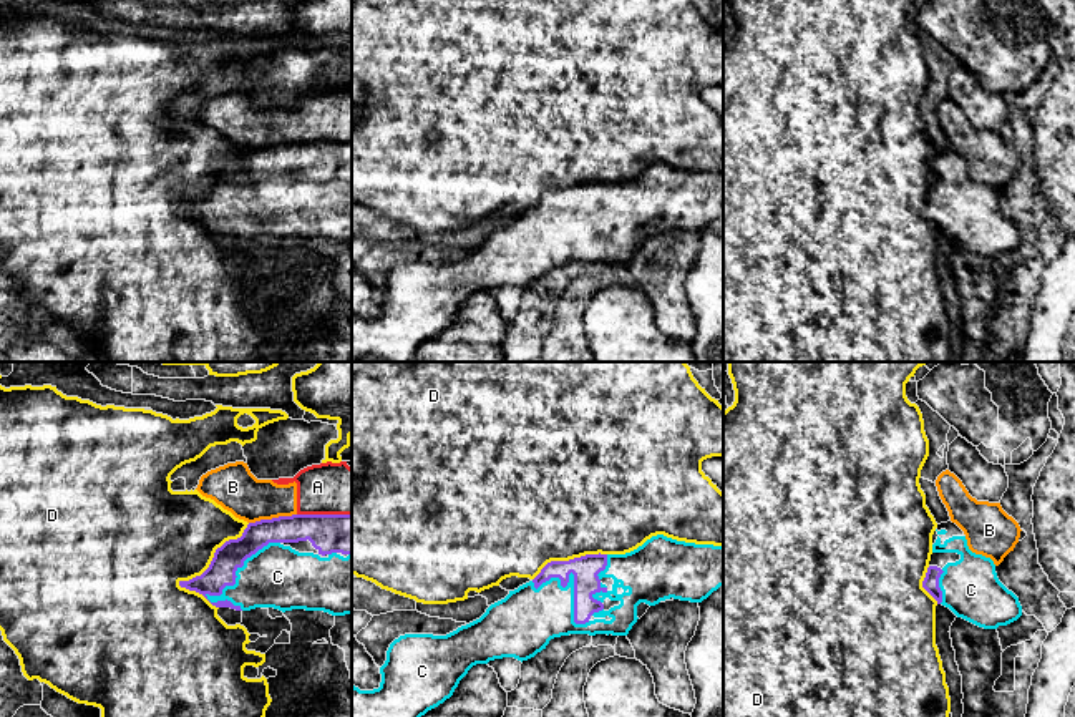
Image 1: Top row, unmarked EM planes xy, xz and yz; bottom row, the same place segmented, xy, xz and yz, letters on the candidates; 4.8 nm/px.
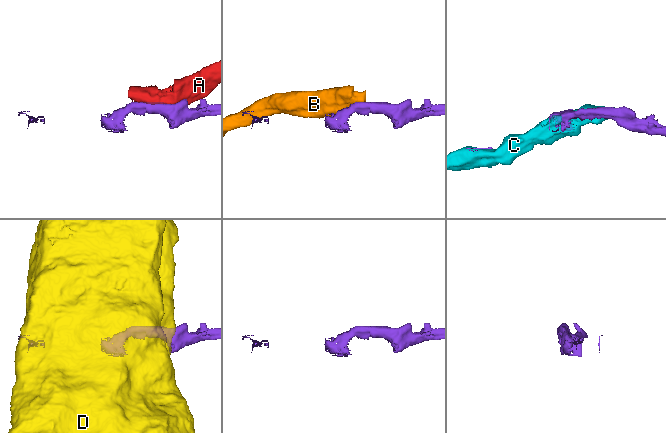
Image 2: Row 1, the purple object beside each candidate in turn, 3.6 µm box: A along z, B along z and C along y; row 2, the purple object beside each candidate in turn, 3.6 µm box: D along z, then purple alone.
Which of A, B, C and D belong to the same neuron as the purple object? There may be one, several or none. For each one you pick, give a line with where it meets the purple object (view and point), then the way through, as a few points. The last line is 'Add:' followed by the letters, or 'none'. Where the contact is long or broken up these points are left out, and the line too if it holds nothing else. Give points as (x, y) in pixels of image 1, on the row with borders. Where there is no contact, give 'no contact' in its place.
C: contact xy (236, 570)
Add: C

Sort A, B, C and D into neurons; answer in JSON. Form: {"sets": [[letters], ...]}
{"sets": [["A", "B"], ["C"], ["D"]]}

